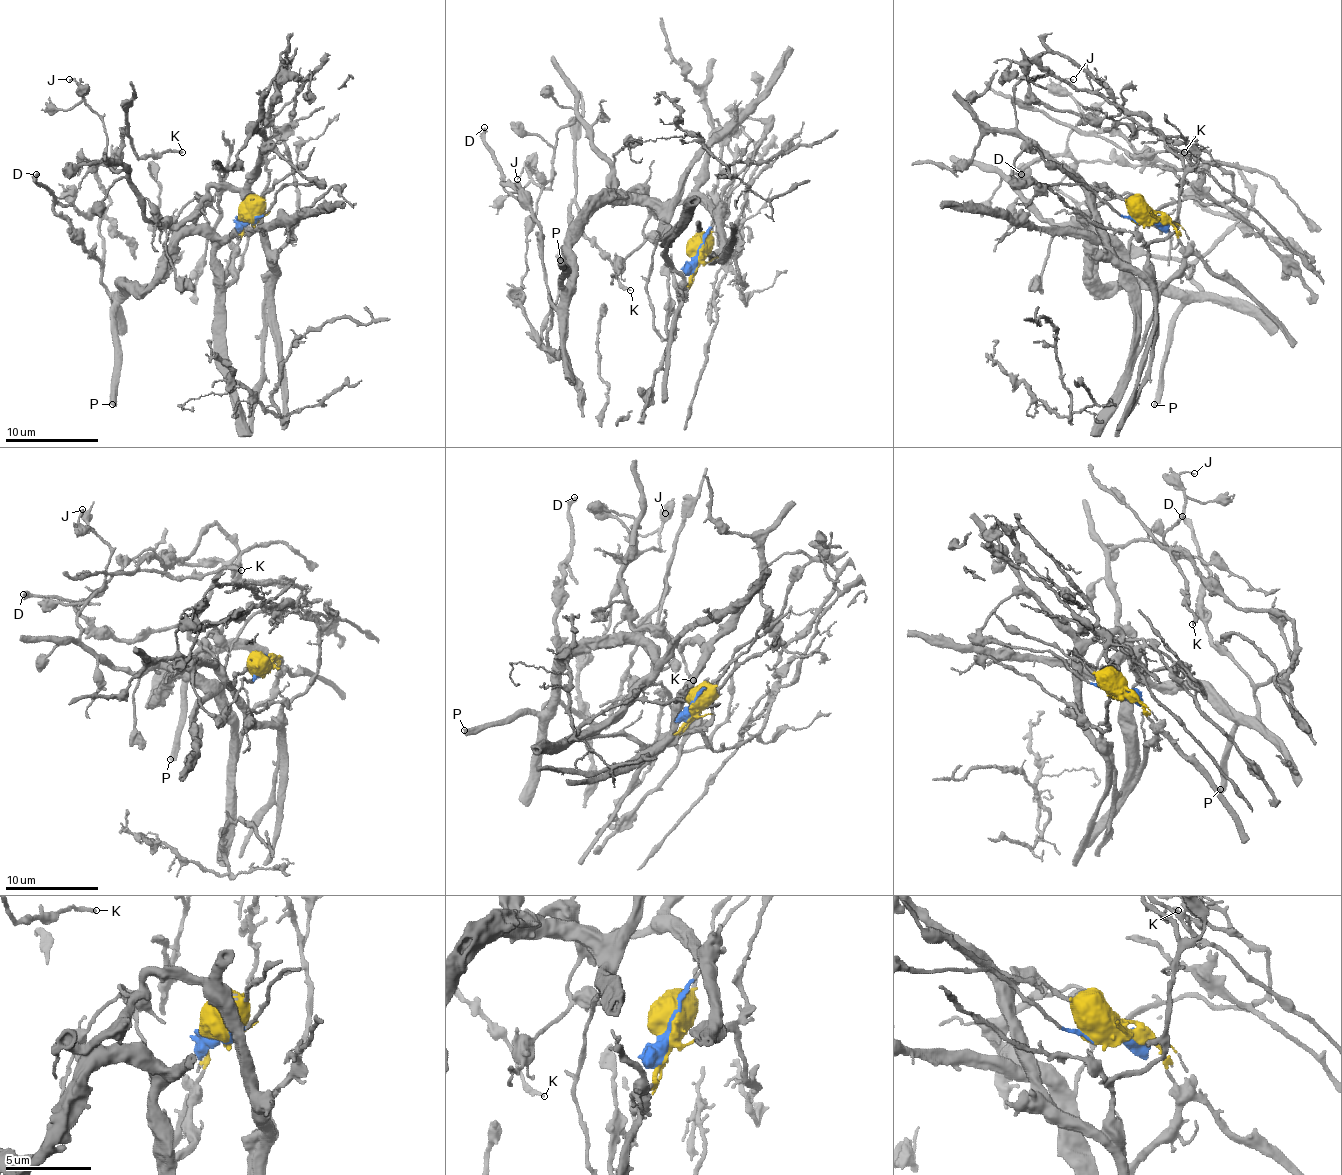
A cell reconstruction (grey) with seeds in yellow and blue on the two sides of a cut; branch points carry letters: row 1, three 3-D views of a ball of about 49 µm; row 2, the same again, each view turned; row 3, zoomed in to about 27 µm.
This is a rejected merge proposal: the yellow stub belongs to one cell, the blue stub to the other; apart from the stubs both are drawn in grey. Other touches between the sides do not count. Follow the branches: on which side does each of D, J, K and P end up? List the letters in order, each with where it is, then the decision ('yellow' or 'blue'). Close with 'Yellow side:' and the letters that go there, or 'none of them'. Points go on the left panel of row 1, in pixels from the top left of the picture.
D: (36, 174) | yellow
J: (69, 79) | blue
K: (182, 152) | yellow
P: (112, 404) | yellow
Yellow side: D, K, P

